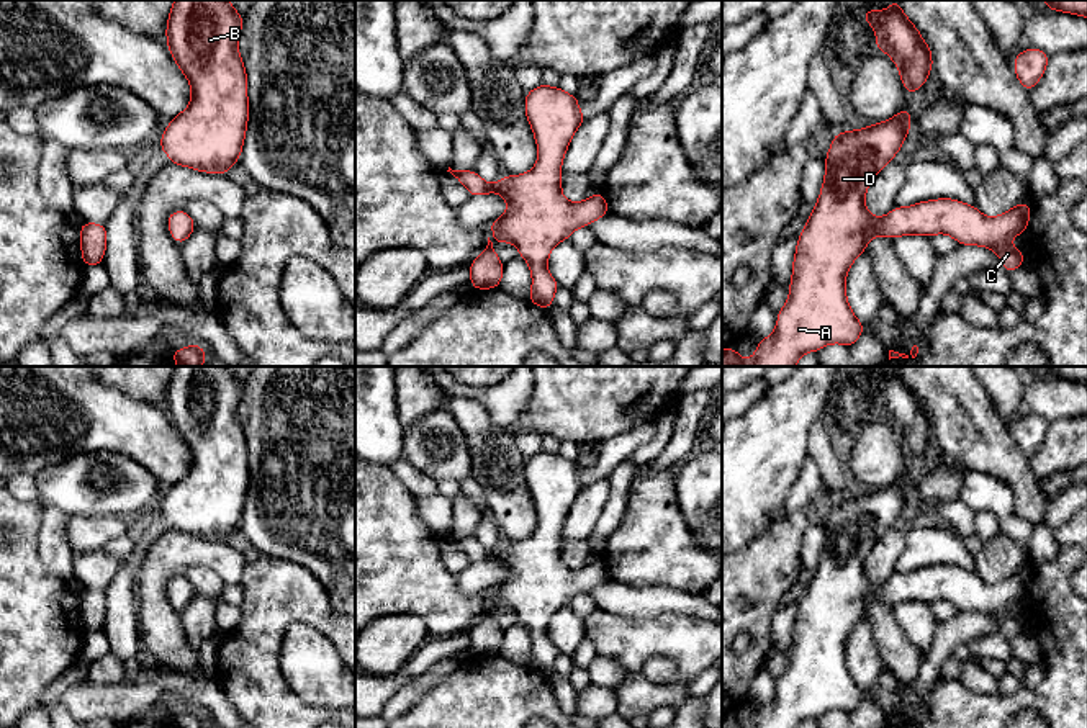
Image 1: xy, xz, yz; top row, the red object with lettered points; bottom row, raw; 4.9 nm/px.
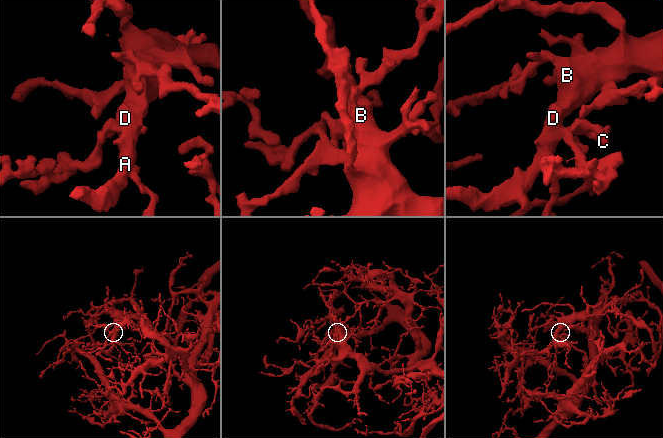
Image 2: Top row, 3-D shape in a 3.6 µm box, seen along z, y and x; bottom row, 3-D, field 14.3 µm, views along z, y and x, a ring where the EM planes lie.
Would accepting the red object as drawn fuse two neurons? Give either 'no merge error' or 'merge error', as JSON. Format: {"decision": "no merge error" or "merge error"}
{"decision": "no merge error"}

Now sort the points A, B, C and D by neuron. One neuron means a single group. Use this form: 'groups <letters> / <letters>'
groups A B C D

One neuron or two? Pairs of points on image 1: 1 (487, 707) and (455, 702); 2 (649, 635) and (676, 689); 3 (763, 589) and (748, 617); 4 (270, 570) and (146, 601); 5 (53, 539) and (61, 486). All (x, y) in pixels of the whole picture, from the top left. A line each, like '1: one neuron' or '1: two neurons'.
1: one neuron
2: one neuron
3: one neuron
4: two neurons
5: two neurons

